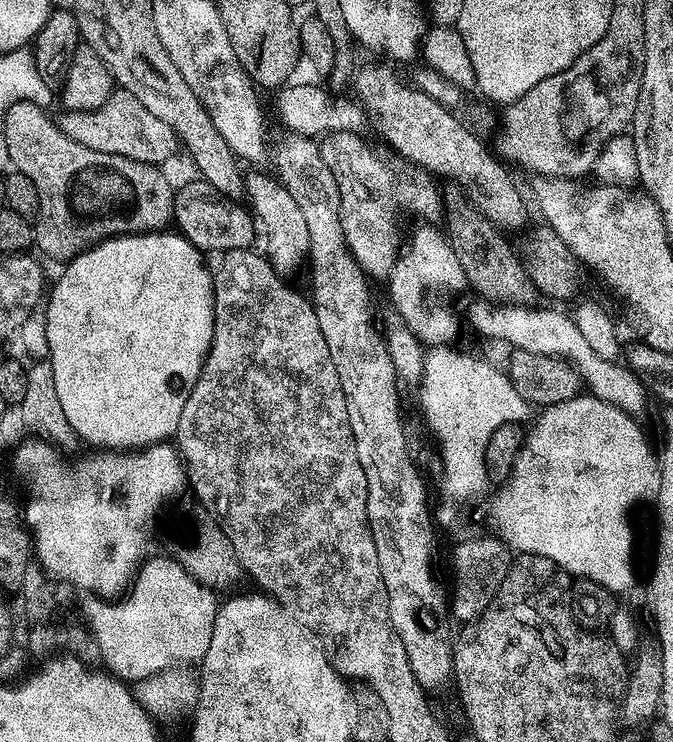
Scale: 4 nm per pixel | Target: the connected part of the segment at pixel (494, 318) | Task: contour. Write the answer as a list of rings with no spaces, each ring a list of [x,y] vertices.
[[[476,298],[468,308],[468,320],[478,335],[485,336],[488,340],[501,340],[502,343],[509,344],[509,349],[526,350],[530,354],[543,356],[558,356],[561,360],[567,360],[580,373],[581,381],[591,395],[618,406],[623,412],[639,417],[644,408],[645,383],[641,377],[623,363],[598,358],[598,354],[594,354],[594,349],[587,344],[585,336],[578,331],[578,326],[574,326],[567,311],[536,307],[503,302],[495,304],[487,298]]]

